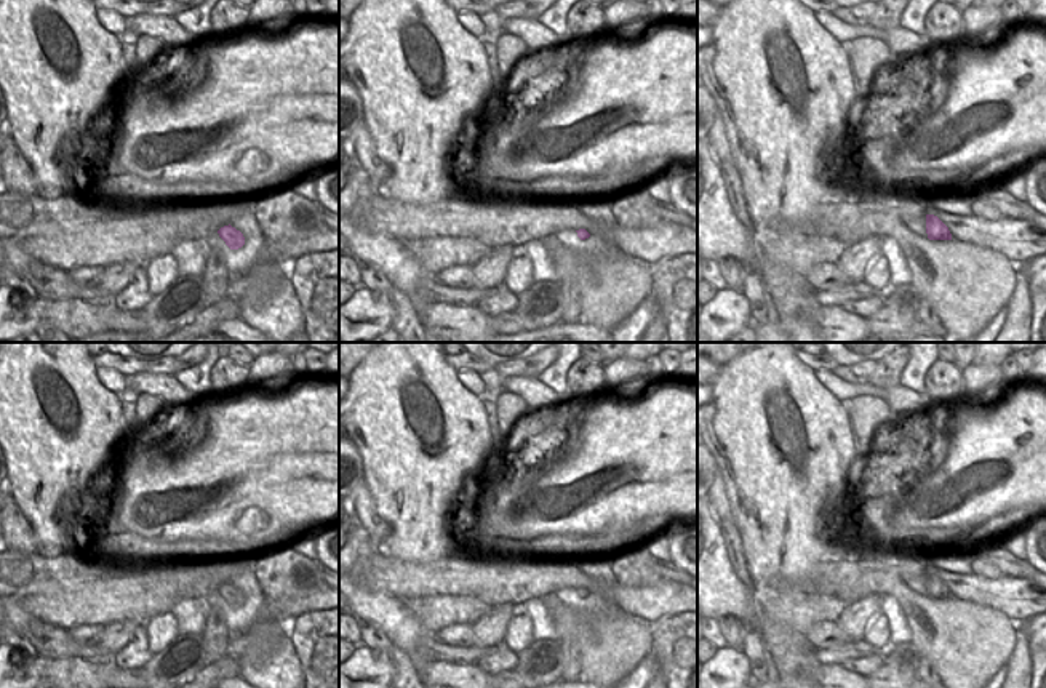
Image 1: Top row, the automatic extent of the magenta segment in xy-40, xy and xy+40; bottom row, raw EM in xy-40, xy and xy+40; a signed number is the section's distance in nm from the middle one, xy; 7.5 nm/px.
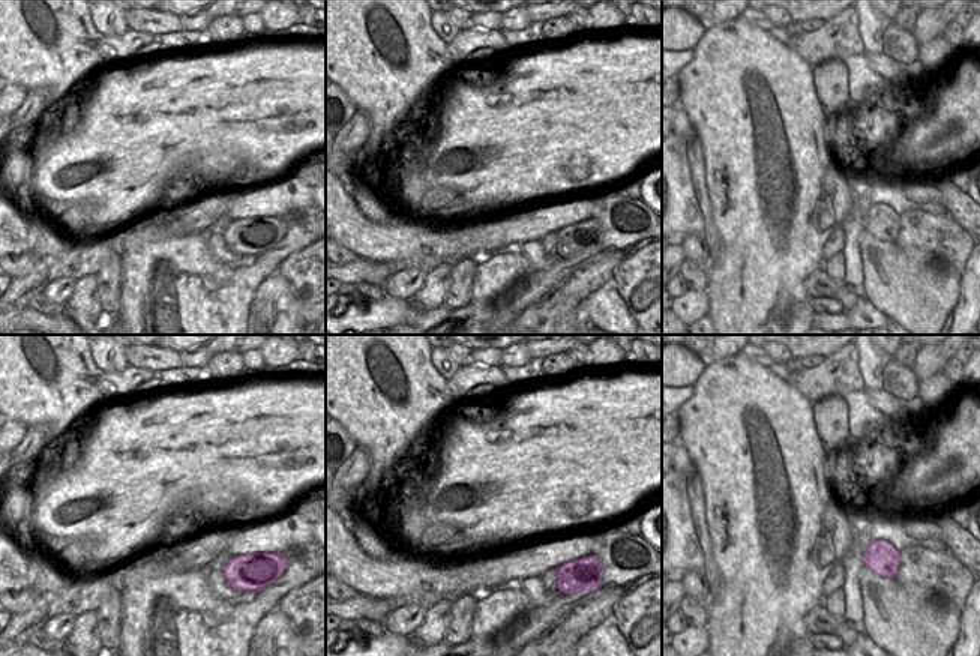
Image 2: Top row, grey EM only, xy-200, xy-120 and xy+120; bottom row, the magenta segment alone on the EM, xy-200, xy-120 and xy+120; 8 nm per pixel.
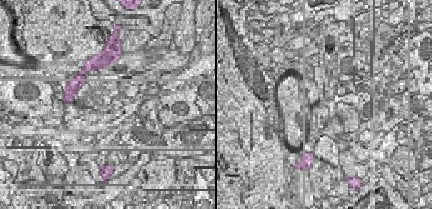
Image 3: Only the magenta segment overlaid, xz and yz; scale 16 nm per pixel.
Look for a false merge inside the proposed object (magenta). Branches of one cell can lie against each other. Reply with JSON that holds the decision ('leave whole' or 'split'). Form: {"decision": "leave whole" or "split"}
{"decision": "leave whole"}

